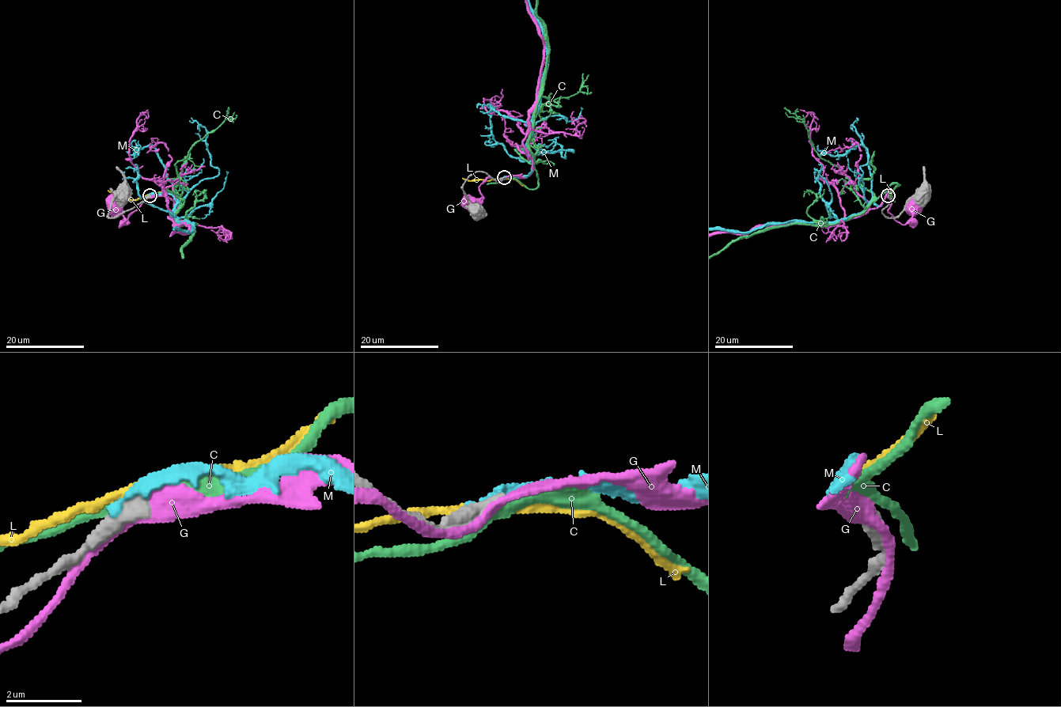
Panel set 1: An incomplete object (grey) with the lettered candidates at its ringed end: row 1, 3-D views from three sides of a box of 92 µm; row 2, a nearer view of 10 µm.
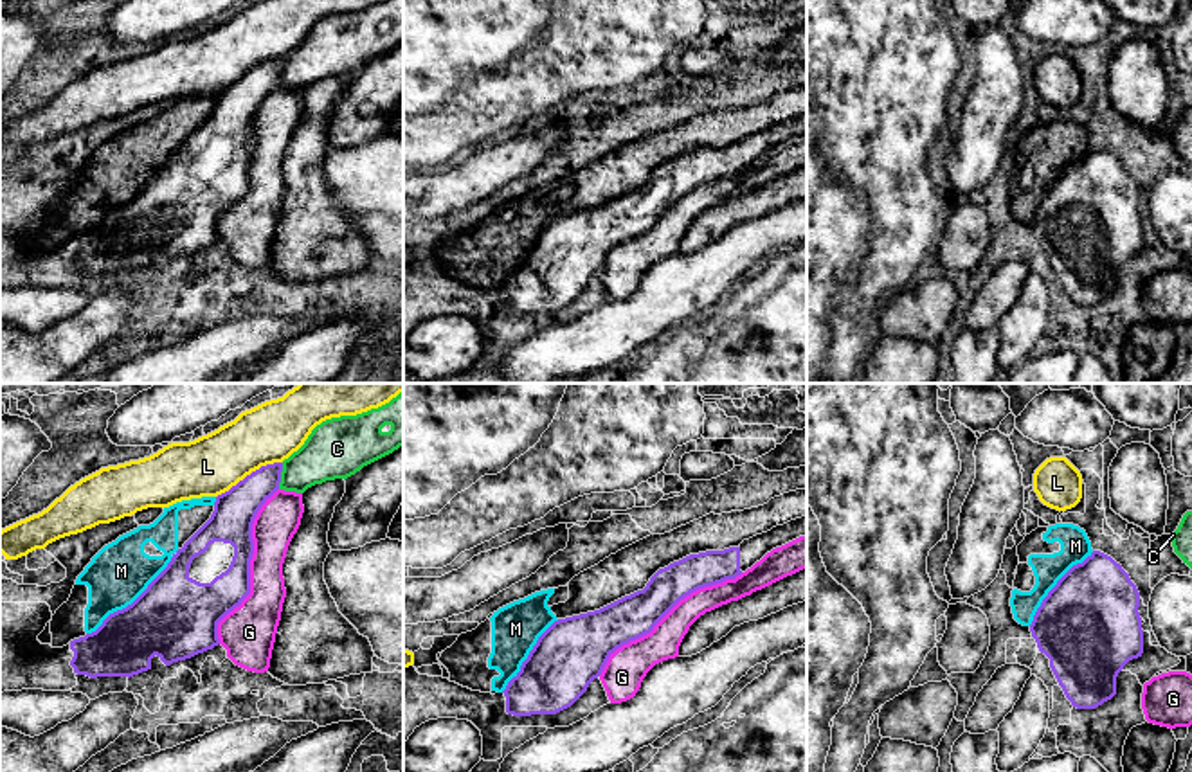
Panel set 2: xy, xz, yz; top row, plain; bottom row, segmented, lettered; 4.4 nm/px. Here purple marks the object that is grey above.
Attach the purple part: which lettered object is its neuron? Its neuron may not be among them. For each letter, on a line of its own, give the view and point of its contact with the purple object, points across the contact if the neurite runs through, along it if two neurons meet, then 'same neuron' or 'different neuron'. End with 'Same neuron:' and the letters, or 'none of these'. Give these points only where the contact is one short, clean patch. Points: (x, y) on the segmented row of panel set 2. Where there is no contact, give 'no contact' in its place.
C: xy (279, 475) | different neuron
G: xy (249, 567) | different neuron
L: xy (251, 474) | different neuron
M: xy (137, 598) | different neuron
Same neuron: none of these

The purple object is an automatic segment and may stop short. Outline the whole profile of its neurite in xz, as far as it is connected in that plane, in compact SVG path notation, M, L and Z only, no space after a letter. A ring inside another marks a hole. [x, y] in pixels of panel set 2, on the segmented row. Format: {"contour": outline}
{"contour": "M807 515L744 540L738 547L690 554L659 569L643 590L625 596L600 610L555 621L537 641L520 671L502 691L506 713L513 716L556 714L571 707L598 678L609 657L654 630L654 626L691 592L735 579L767 552L807 534Z"}

